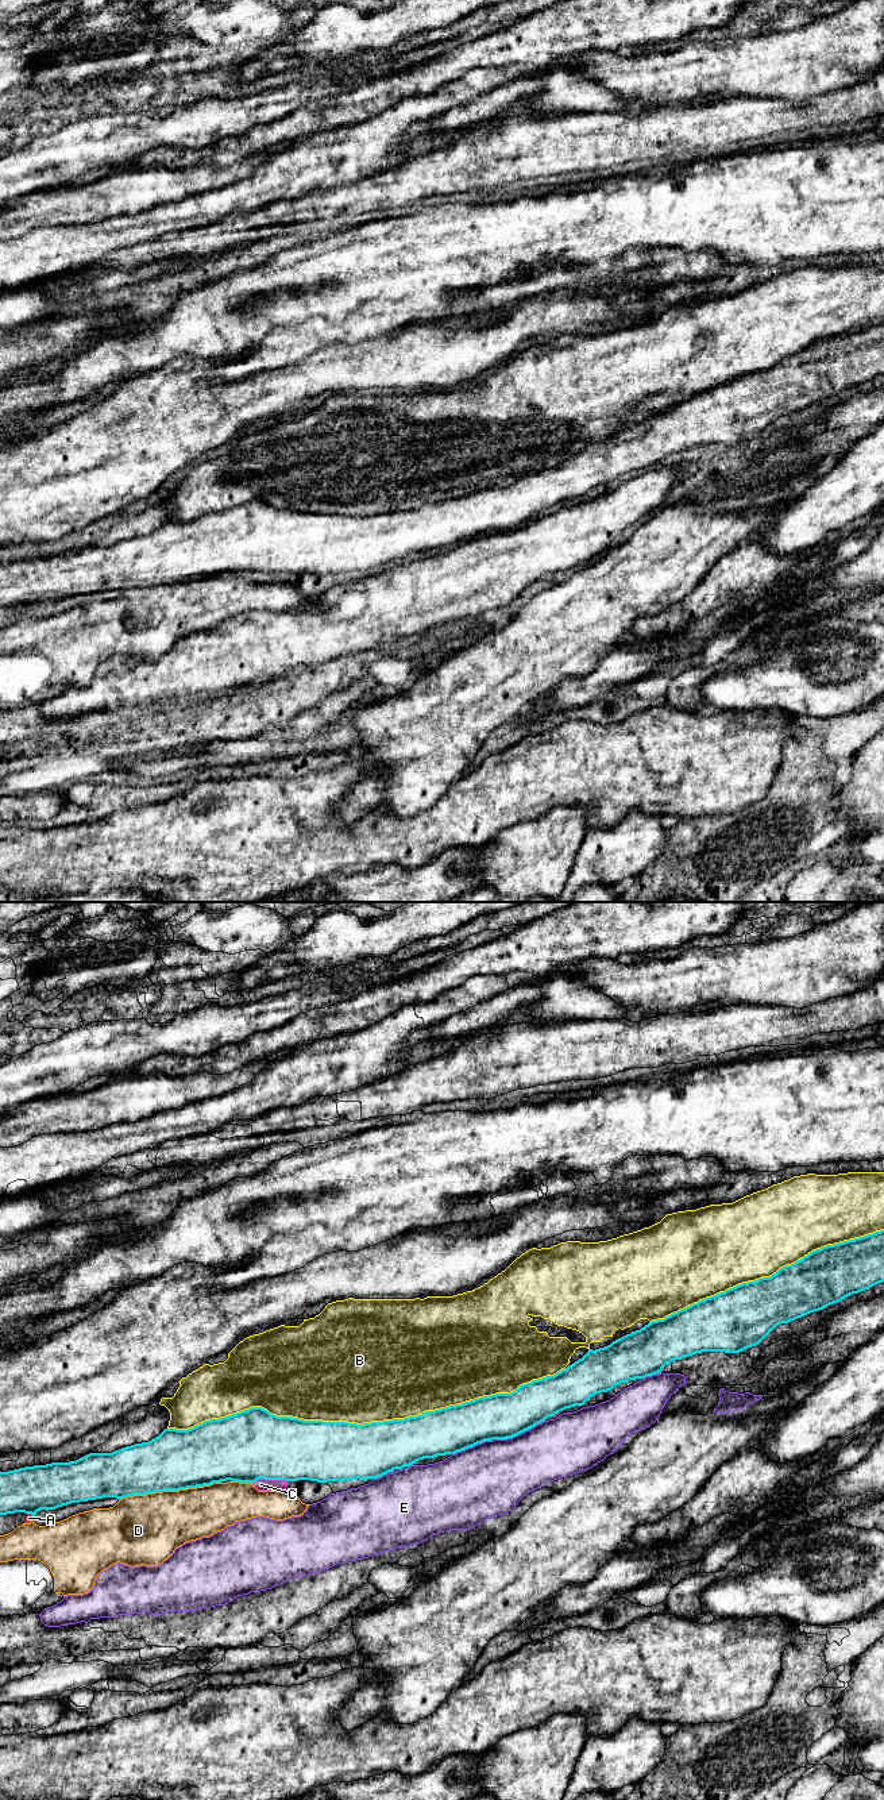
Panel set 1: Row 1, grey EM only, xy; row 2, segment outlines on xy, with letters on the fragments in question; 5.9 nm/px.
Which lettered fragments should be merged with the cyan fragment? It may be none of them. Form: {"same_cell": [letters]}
{"same_cell": ["C"]}

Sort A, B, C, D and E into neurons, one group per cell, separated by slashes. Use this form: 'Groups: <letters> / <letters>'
Groups: A / B / C / D / E

